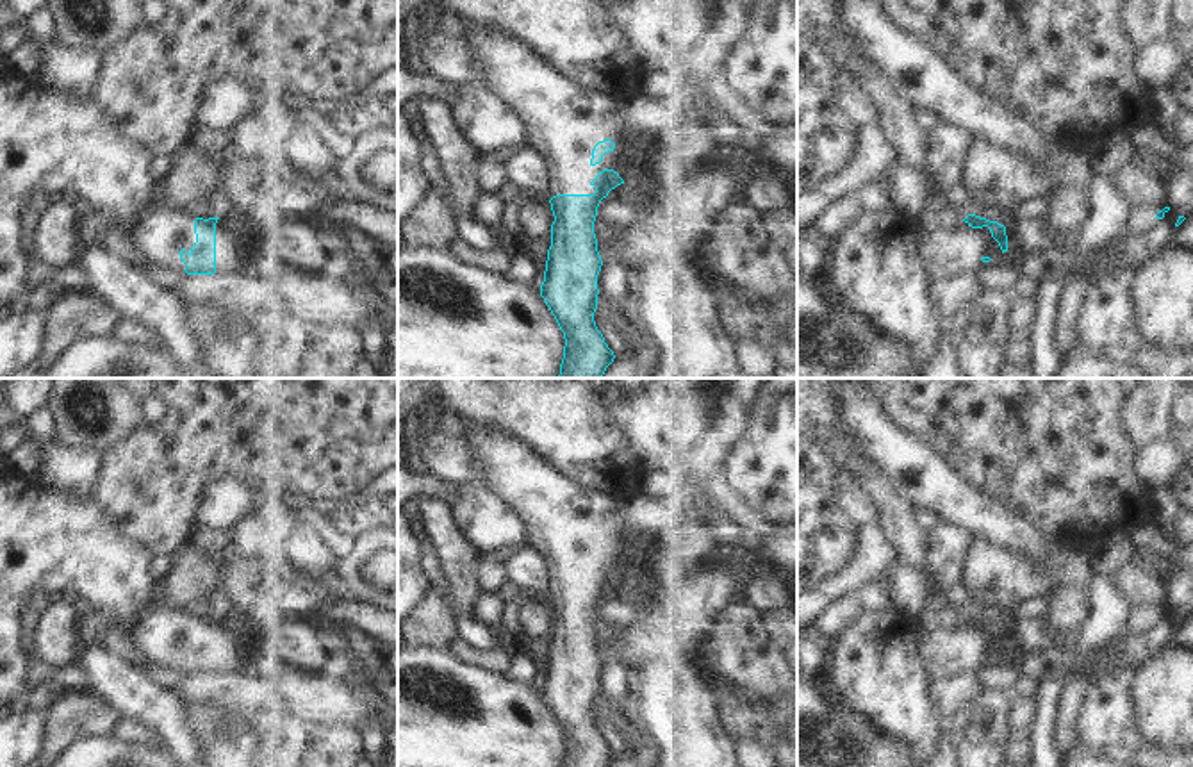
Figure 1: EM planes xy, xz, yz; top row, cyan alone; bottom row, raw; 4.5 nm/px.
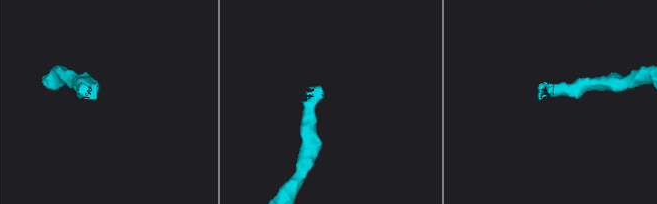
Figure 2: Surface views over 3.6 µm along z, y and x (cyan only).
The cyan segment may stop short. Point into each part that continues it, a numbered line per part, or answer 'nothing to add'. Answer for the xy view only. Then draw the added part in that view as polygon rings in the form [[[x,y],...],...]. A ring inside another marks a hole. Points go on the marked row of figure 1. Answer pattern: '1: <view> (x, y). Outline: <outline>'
1: xy (161, 239). Outline: [[[182,209],[159,210],[152,221],[136,227],[130,241],[152,264],[184,271],[187,266],[178,252],[191,253],[196,243],[194,218]]]

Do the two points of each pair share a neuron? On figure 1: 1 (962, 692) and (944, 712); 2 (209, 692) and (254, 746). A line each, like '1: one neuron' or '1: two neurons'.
1: one neuron
2: two neurons

